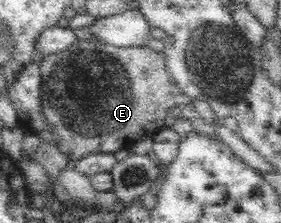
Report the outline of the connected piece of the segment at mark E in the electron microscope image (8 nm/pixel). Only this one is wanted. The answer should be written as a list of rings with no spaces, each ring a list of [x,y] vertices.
[[[74,41],[66,49],[58,51],[44,60],[38,62],[41,70],[41,82],[40,82],[40,98],[42,105],[40,105],[40,114],[44,118],[45,125],[49,127],[50,133],[54,135],[56,139],[55,146],[59,149],[68,160],[72,160],[75,163],[80,159],[87,157],[91,153],[114,153],[120,151],[120,149],[129,149],[137,141],[144,141],[144,139],[152,138],[164,125],[164,119],[168,117],[168,111],[170,108],[178,107],[184,108],[185,105],[194,105],[194,99],[188,97],[182,93],[182,91],[175,85],[167,71],[167,65],[165,64],[165,58],[160,51],[154,51],[149,46],[112,46],[106,43],[100,43],[98,41]]]

